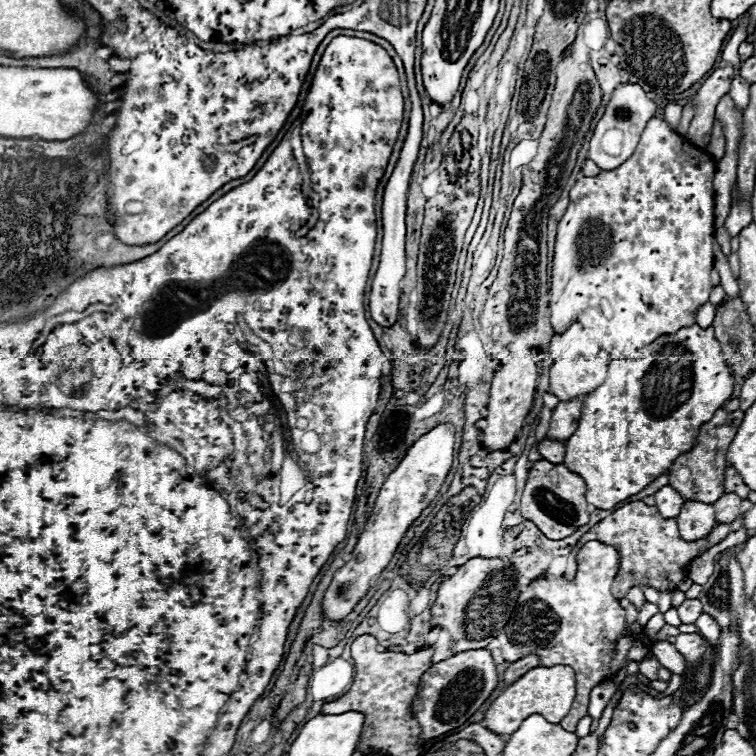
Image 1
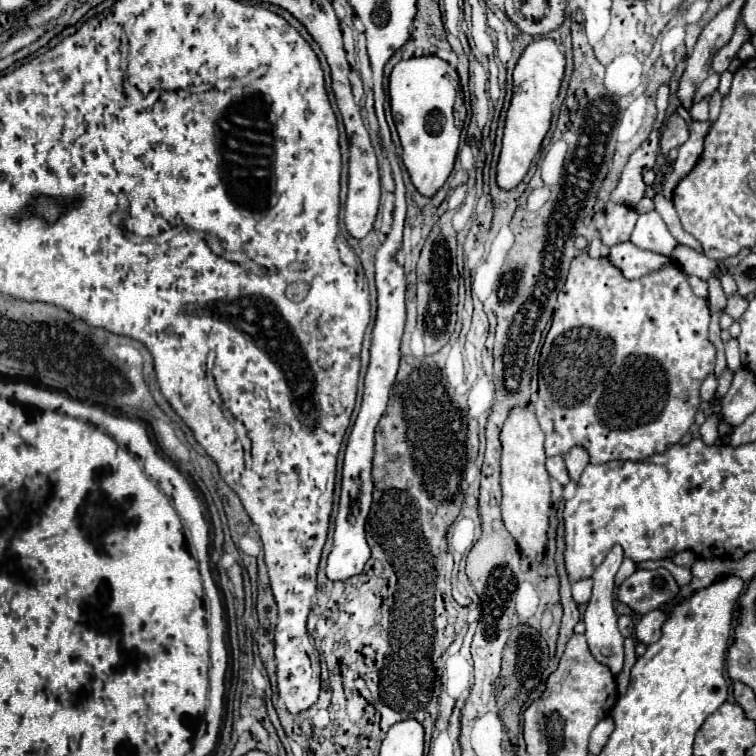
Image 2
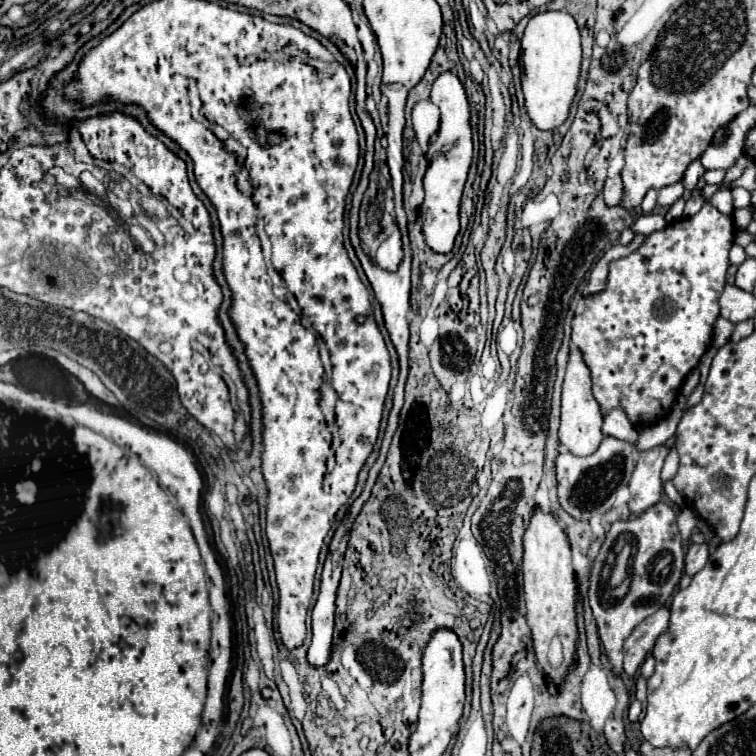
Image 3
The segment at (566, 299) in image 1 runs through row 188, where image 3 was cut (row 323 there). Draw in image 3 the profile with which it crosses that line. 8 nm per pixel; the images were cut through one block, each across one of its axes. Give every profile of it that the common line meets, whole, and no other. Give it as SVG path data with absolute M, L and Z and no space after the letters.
M708 200L698 214L680 218L664 230L646 236L646 242L626 258L608 266L608 282L604 292L588 294L576 308L571 323L574 342L588 364L592 376L592 394L606 416L614 408L622 408L636 426L650 426L672 410L680 394L682 382L692 372L712 342L712 326L720 314L718 298L726 284L728 252L734 242L734 220L720 214Z

